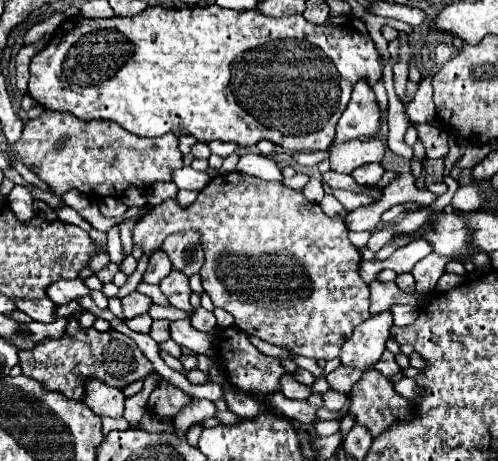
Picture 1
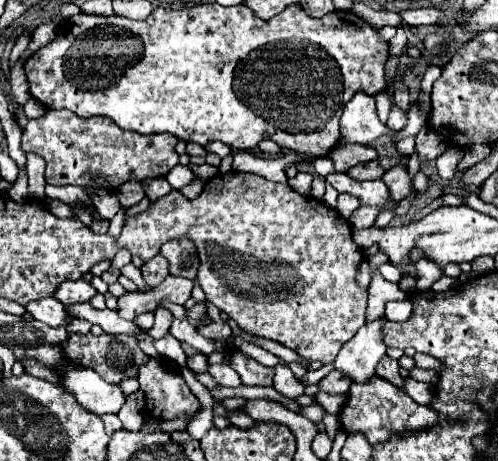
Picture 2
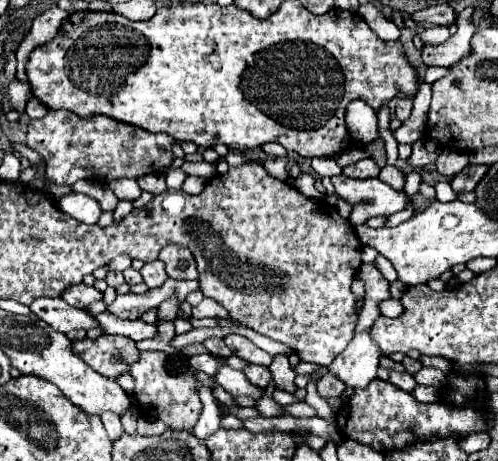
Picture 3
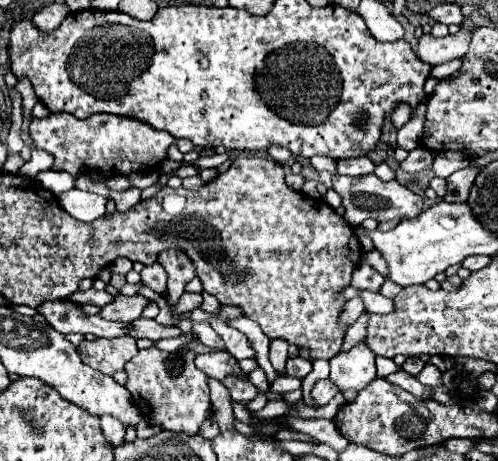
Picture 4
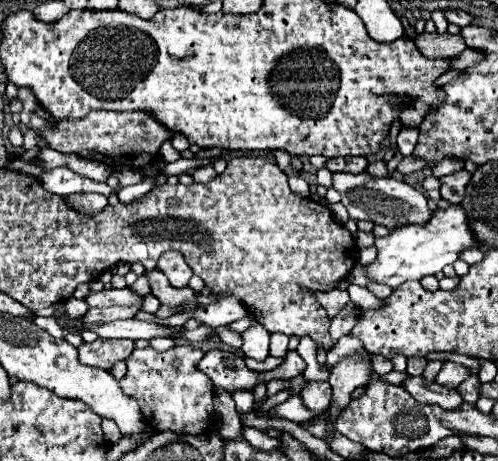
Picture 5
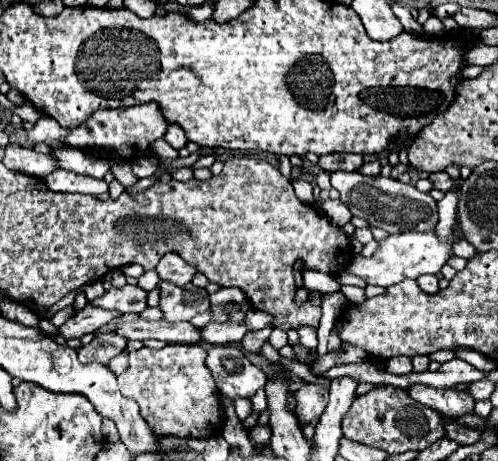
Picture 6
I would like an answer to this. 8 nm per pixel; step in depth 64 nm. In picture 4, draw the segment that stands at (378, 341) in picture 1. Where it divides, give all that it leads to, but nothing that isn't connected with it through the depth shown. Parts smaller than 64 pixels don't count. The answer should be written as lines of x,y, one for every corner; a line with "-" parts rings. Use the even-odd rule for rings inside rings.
364,342
356,344
348,352
340,352
330,360
330,380
340,392
350,388
364,388
376,378
376,354
366,348

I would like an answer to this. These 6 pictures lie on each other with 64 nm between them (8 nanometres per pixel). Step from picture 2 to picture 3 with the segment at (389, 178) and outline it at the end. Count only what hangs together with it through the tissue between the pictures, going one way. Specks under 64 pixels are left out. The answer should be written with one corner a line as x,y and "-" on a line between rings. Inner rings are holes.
384,166
378,178
384,180
386,184
390,184
390,186
396,188
396,190
404,190
406,176
404,176
404,172
402,172
400,168
396,168
396,166

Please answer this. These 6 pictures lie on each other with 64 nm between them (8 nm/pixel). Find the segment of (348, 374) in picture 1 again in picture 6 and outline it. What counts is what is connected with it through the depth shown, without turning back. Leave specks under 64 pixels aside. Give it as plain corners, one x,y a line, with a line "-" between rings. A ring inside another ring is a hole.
304,384
296,394
296,412
300,422
312,422
314,418
322,416
326,402
328,402
328,386
320,384

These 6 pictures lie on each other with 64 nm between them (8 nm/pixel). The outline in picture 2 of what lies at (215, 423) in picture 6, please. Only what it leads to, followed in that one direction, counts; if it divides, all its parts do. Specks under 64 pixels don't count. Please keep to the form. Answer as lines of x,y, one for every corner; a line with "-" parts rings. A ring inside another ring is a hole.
154,358
140,368
138,380
146,392
144,414
148,418
172,420
180,414
194,416
200,408
198,398
186,386
184,378
178,372
164,372

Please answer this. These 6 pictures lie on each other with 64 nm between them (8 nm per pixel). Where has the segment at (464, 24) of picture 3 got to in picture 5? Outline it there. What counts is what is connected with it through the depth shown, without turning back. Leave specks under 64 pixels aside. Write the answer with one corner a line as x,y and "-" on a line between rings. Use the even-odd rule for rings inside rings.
422,32
416,40
416,48
422,52
422,56
430,60
442,60
442,58
456,58
460,52
466,50
464,38
461,35
448,35

